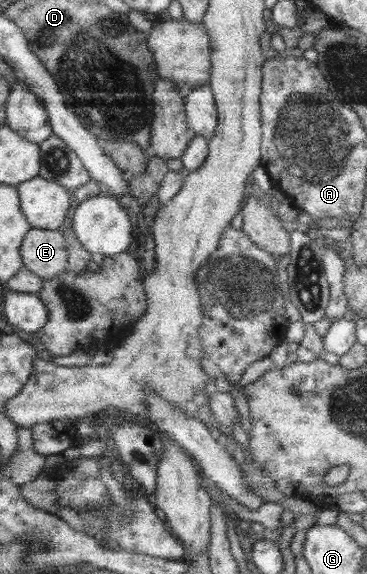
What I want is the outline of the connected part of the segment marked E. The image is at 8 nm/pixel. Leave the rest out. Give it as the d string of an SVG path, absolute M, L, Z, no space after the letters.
M32 228L22 247L25 267L44 280L69 271L68 240L60 230Z

